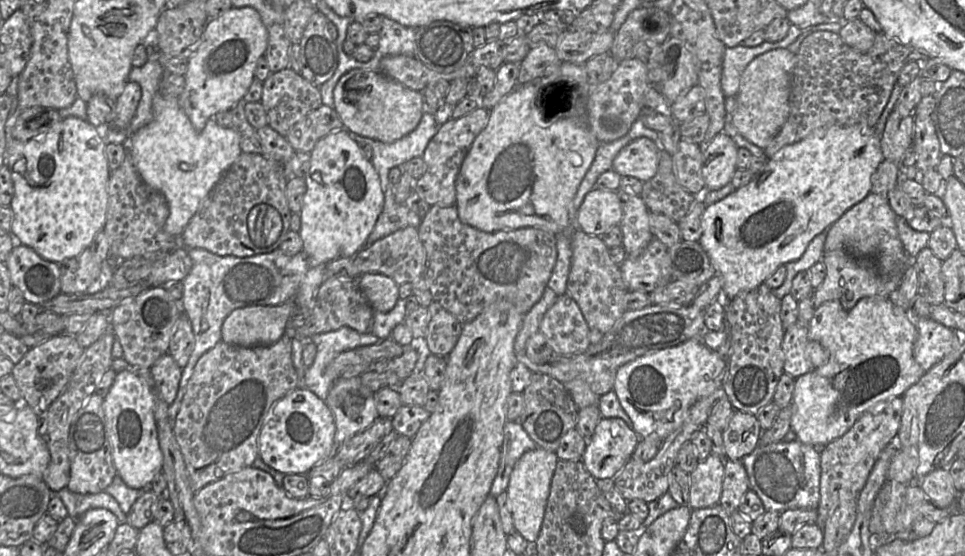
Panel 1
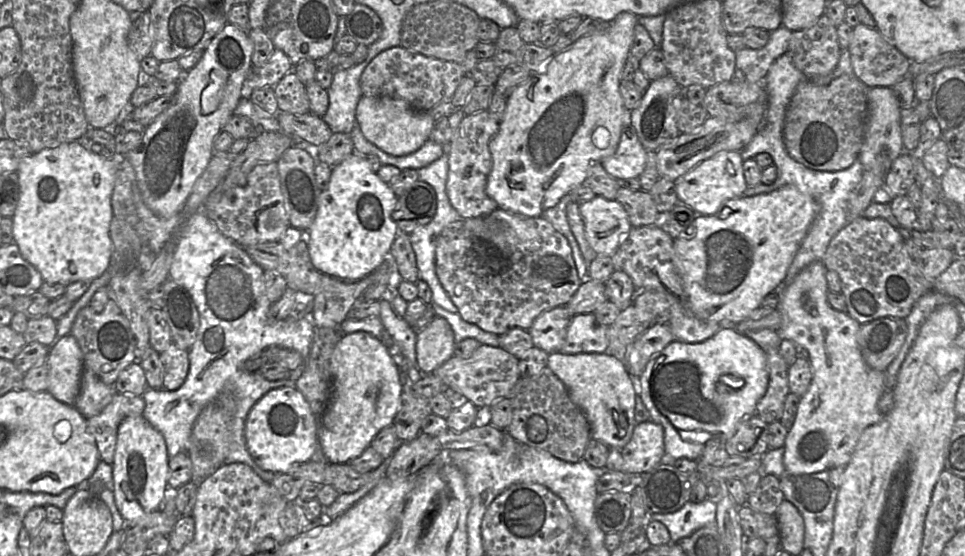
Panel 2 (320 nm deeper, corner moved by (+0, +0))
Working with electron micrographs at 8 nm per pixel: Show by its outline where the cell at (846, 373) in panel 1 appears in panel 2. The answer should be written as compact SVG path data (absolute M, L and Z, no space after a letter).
M815 261L803 268L796 277L787 286L781 286L779 303L777 310L781 315L781 326L777 331L782 339L788 339L793 341L796 346L802 346L809 352L809 362L812 366L812 380L808 391L800 398L798 411L793 423L793 426L788 430L785 440L785 453L783 457L783 463L787 474L791 475L802 475L822 472L827 469L836 467L846 467L850 462L852 455L856 449L857 443L863 431L870 426L873 426L883 420L884 416L878 409L878 400L885 391L885 372L877 371L870 368L864 361L859 344L858 344L858 333L861 324L852 318L848 313L837 311L833 309L827 300L828 286L826 280L827 268L822 261Z

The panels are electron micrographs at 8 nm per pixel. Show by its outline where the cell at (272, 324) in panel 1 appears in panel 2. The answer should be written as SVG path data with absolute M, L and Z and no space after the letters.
M357 154L332 168L328 187L321 192L315 219L306 231L313 266L343 282L355 282L371 274L383 261L397 233L392 218L397 197L371 166Z

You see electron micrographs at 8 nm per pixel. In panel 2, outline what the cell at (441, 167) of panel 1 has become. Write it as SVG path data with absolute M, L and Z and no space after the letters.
M487 110L480 111L464 116L449 141L446 194L451 206L463 219L488 216L498 208L486 193L487 177L492 169L489 142L498 128L499 123Z

